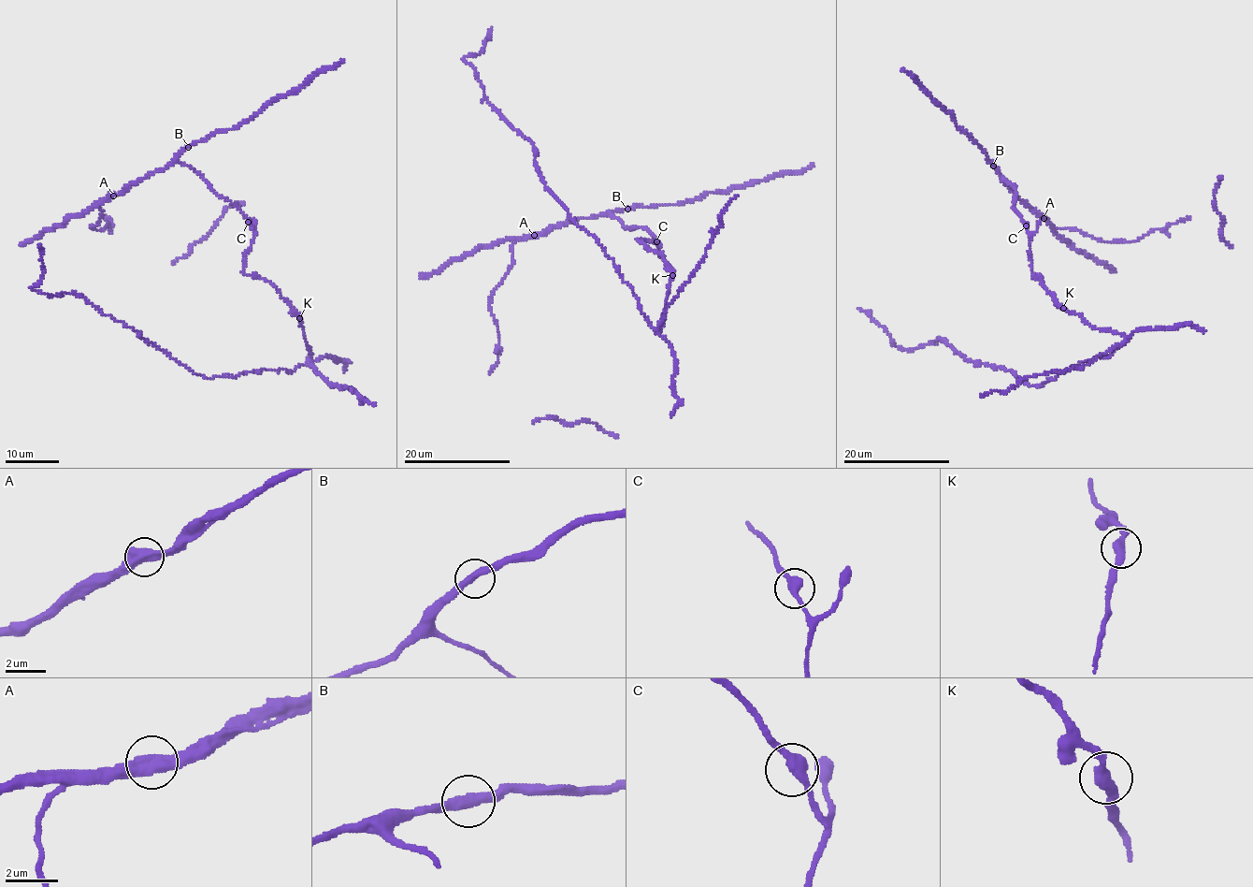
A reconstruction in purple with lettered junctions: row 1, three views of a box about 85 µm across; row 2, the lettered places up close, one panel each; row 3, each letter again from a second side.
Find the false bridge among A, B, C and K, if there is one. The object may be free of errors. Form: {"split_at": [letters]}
{"split_at": ["K"]}

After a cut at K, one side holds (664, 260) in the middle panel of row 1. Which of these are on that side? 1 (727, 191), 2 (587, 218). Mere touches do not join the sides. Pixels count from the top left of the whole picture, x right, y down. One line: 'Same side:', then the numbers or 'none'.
Same side: 1, 2

